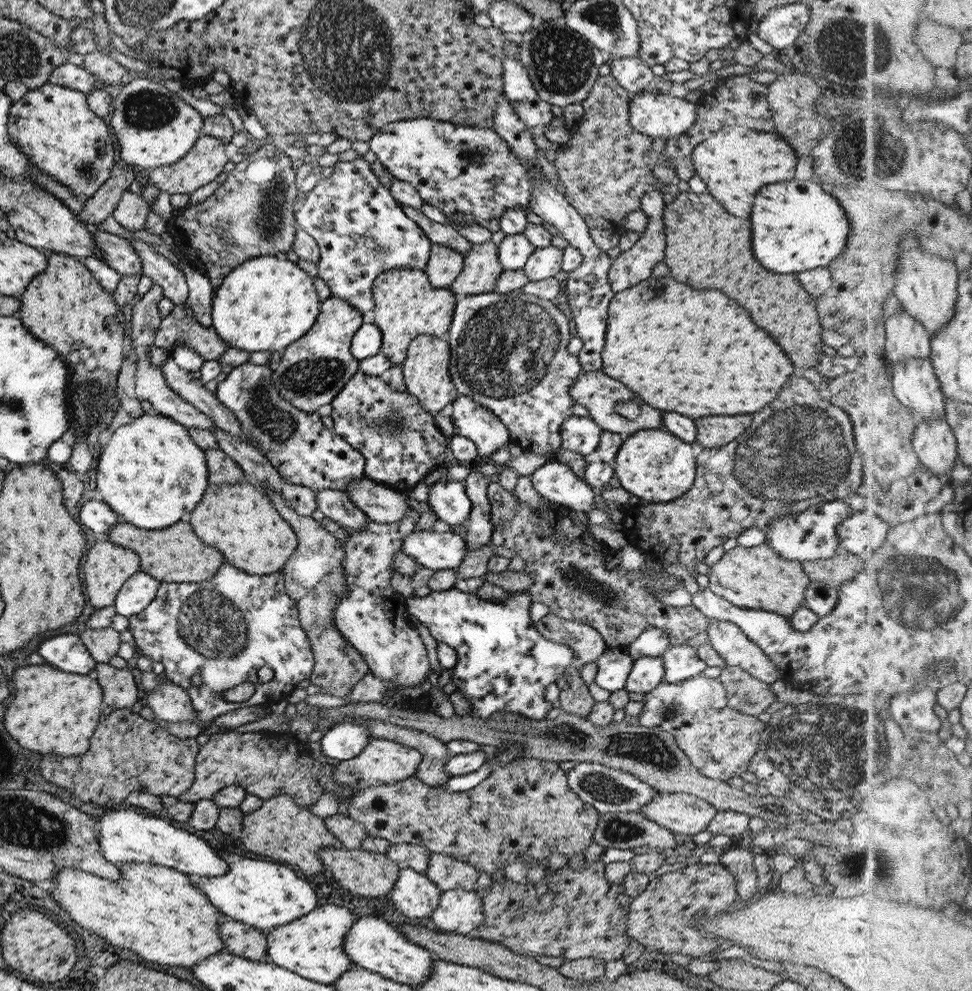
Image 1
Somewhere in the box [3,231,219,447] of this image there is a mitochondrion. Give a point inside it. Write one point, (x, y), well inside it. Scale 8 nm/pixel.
(91, 396)

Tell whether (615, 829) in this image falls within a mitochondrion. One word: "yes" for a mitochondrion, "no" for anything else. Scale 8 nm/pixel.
yes

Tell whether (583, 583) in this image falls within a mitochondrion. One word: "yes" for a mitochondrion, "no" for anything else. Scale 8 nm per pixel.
yes

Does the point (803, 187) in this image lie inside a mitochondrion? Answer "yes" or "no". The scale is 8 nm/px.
no

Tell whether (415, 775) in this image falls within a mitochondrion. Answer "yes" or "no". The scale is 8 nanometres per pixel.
no

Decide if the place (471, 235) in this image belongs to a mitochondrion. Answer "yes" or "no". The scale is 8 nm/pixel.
no

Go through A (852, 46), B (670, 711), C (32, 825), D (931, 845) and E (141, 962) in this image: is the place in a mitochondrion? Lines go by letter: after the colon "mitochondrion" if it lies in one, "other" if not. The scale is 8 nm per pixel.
A: mitochondrion
B: mitochondrion
C: mitochondrion
D: other
E: other

